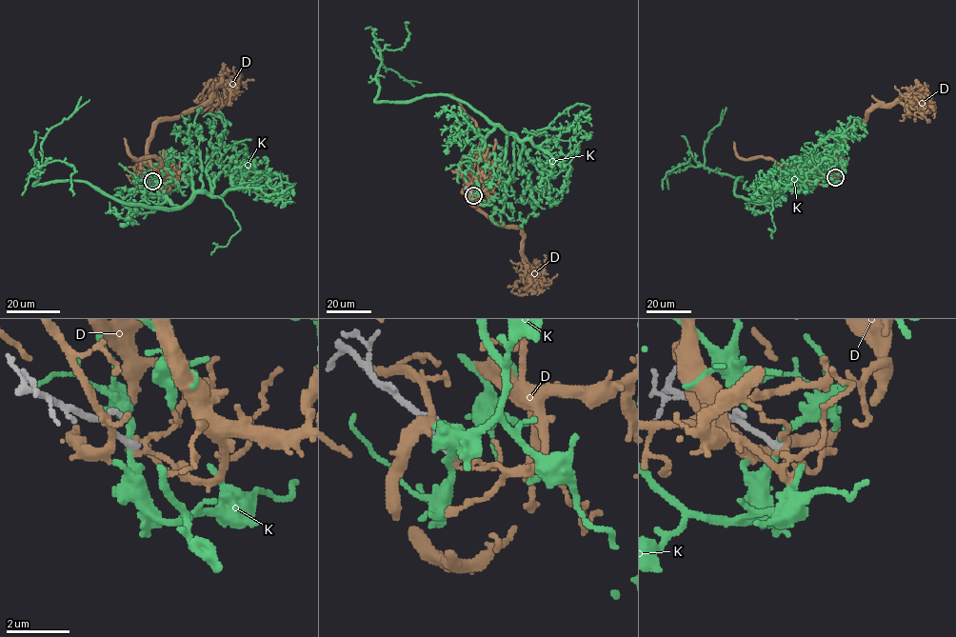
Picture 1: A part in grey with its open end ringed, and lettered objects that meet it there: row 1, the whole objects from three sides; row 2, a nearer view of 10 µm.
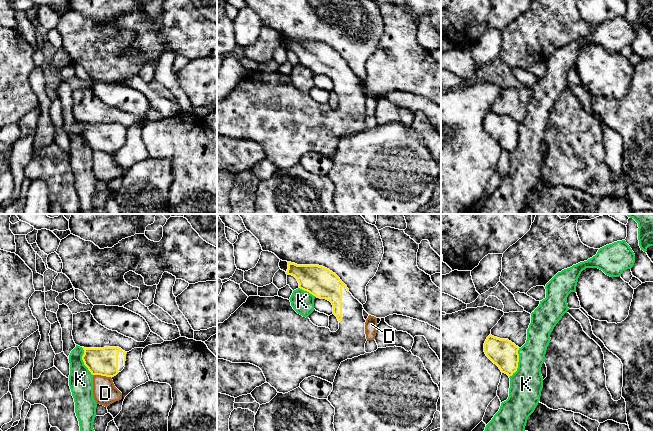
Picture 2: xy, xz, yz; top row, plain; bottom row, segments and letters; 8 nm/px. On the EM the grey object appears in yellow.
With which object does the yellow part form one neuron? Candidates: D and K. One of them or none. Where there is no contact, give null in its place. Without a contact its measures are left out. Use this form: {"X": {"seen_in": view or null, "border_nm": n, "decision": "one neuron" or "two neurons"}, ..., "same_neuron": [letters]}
{"D": {"seen_in": "xy", "border_nm": 160, "decision": "two neurons"}, "K": {"seen_in": "yz", "border_nm": 260, "decision": "two neurons"}, "same_neuron": []}

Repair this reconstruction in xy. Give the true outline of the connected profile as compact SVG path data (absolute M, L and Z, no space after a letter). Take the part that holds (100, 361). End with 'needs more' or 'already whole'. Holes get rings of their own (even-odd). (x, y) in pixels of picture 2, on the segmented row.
M119 347L82 348L82 360L92 375L112 378L125 367L127 352Z | needs more

